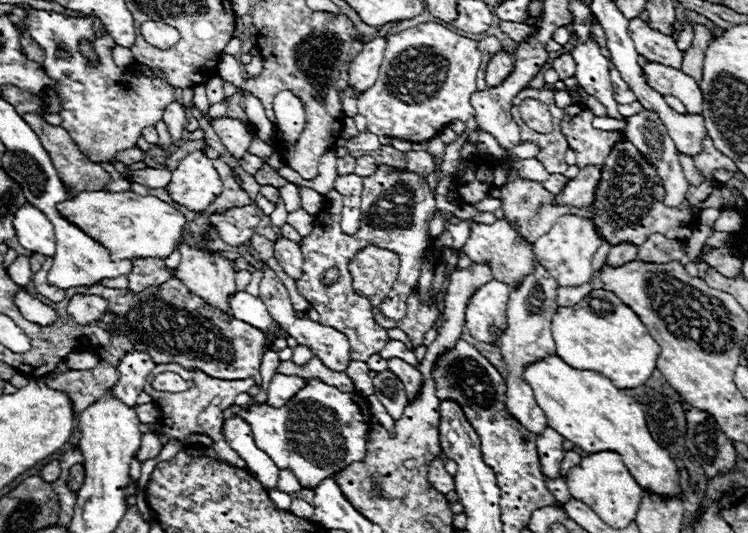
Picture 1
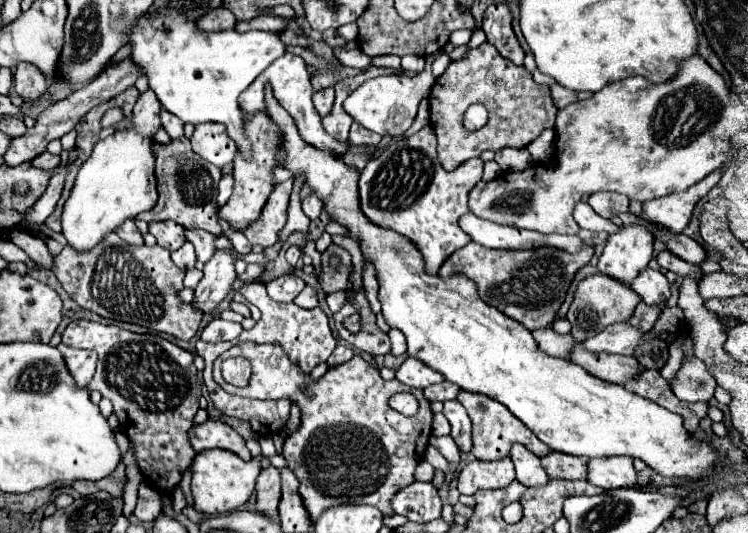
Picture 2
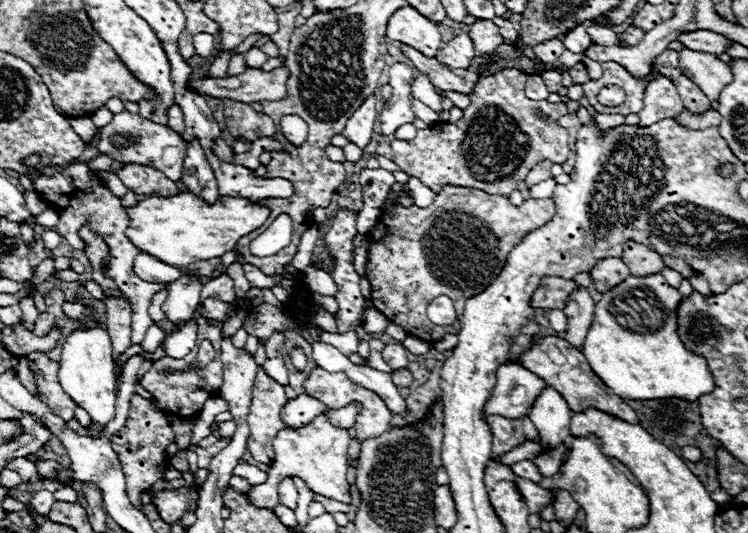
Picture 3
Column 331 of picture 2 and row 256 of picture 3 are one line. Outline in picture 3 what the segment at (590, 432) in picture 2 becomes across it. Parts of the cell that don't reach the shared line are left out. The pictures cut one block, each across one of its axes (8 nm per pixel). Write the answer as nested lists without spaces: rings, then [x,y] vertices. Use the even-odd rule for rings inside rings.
[[[182,192],[170,198],[150,196],[136,206],[126,208],[128,222],[128,240],[136,244],[142,252],[164,260],[166,264],[184,268],[188,264],[218,258],[228,250],[234,250],[240,236],[252,232],[254,228],[262,226],[268,218],[268,208],[260,204],[252,204],[246,198],[224,198],[214,206],[208,206],[202,198]]]

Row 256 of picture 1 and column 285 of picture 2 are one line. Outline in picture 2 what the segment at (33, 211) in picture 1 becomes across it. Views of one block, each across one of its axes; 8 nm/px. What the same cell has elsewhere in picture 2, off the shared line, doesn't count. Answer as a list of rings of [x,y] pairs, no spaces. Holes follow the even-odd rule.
[[[170,4],[164,8],[164,12],[146,12],[132,24],[128,36],[130,60],[148,78],[150,90],[154,90],[168,112],[190,124],[224,124],[242,158],[252,160],[252,142],[244,132],[244,116],[236,100],[276,58],[286,54],[286,46],[276,32],[202,32],[194,20],[184,18]]]

